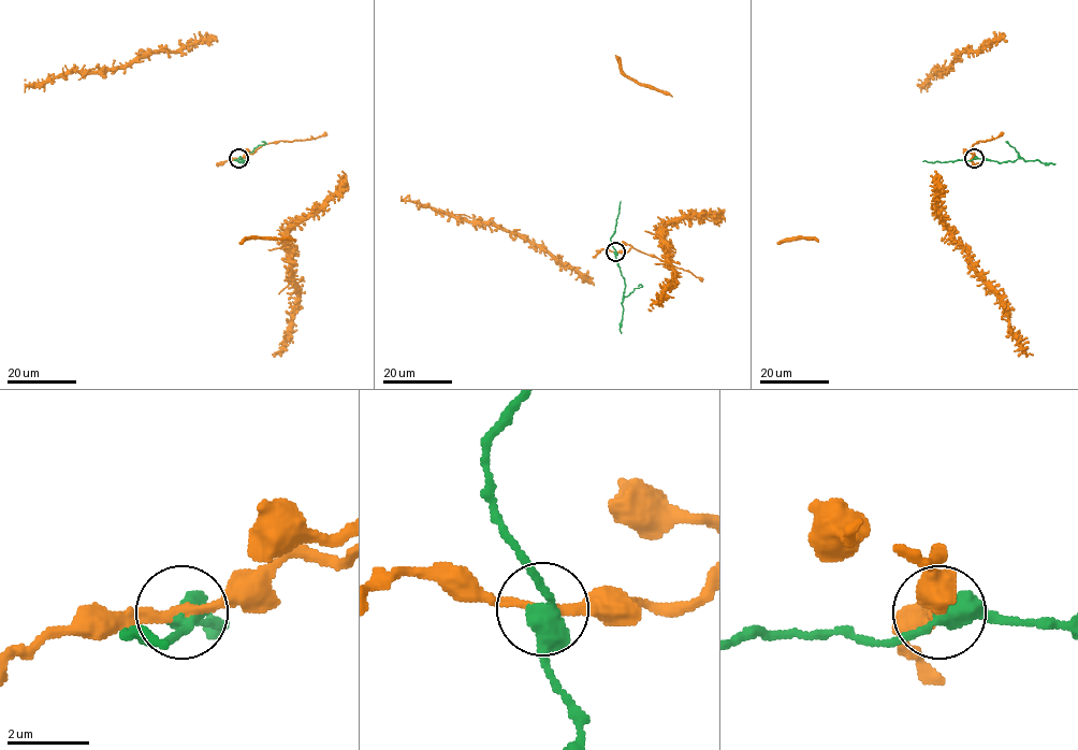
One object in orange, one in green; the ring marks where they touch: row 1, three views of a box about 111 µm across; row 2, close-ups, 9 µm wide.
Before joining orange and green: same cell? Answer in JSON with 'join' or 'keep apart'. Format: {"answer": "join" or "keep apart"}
{"answer": "keep apart"}

